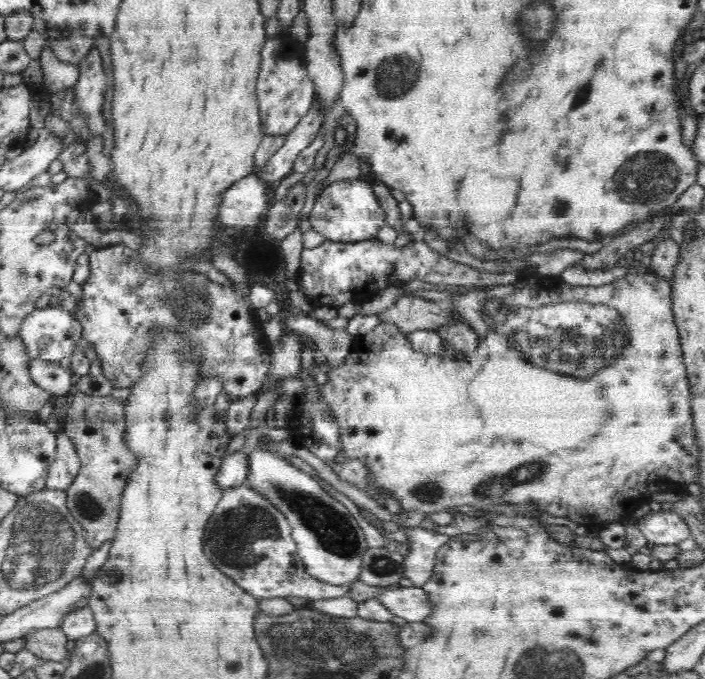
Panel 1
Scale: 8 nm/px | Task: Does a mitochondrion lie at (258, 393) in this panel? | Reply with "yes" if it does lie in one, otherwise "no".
no

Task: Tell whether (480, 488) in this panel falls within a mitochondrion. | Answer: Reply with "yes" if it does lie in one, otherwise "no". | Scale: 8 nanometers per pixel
yes

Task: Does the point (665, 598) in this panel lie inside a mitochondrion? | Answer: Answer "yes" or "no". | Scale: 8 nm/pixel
no

